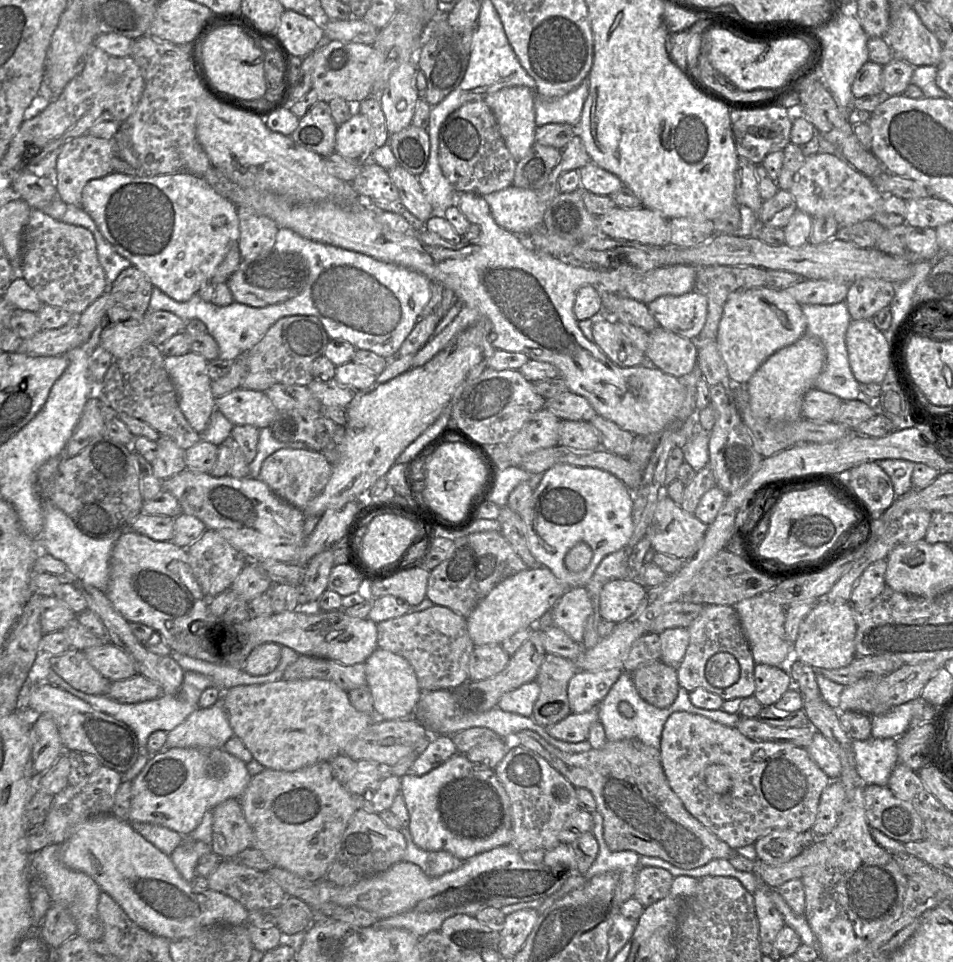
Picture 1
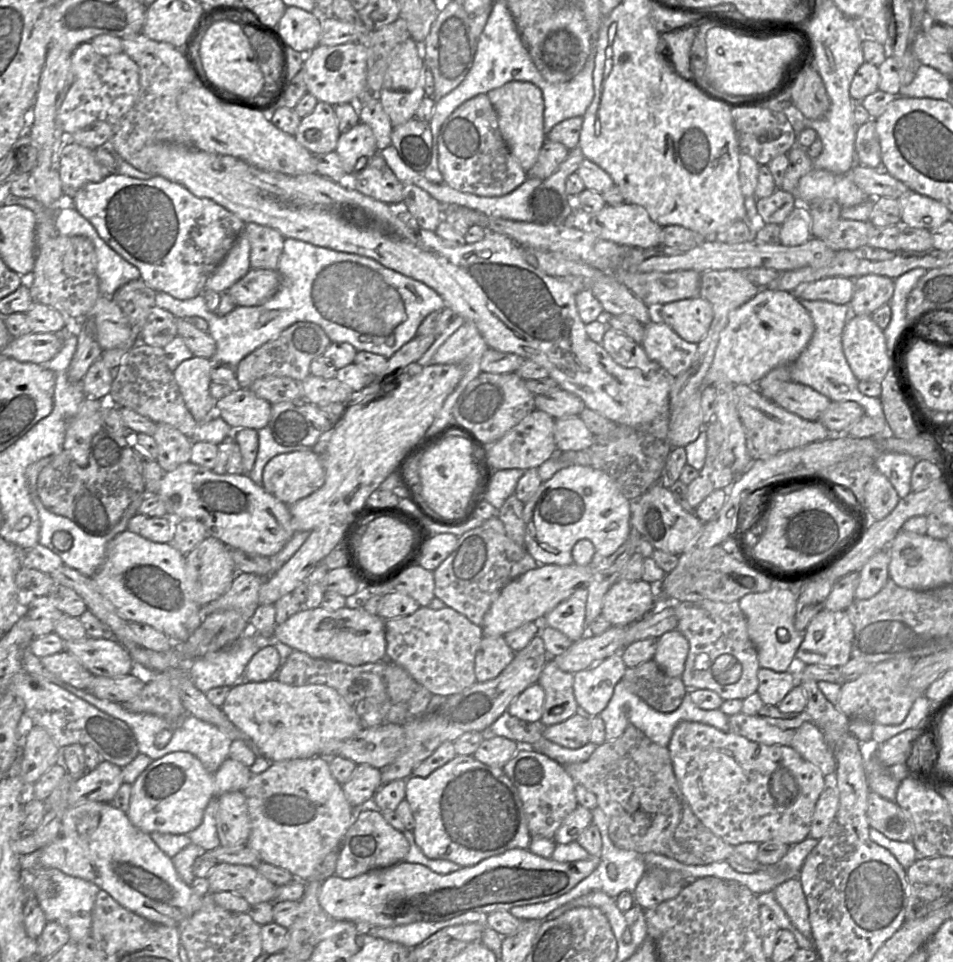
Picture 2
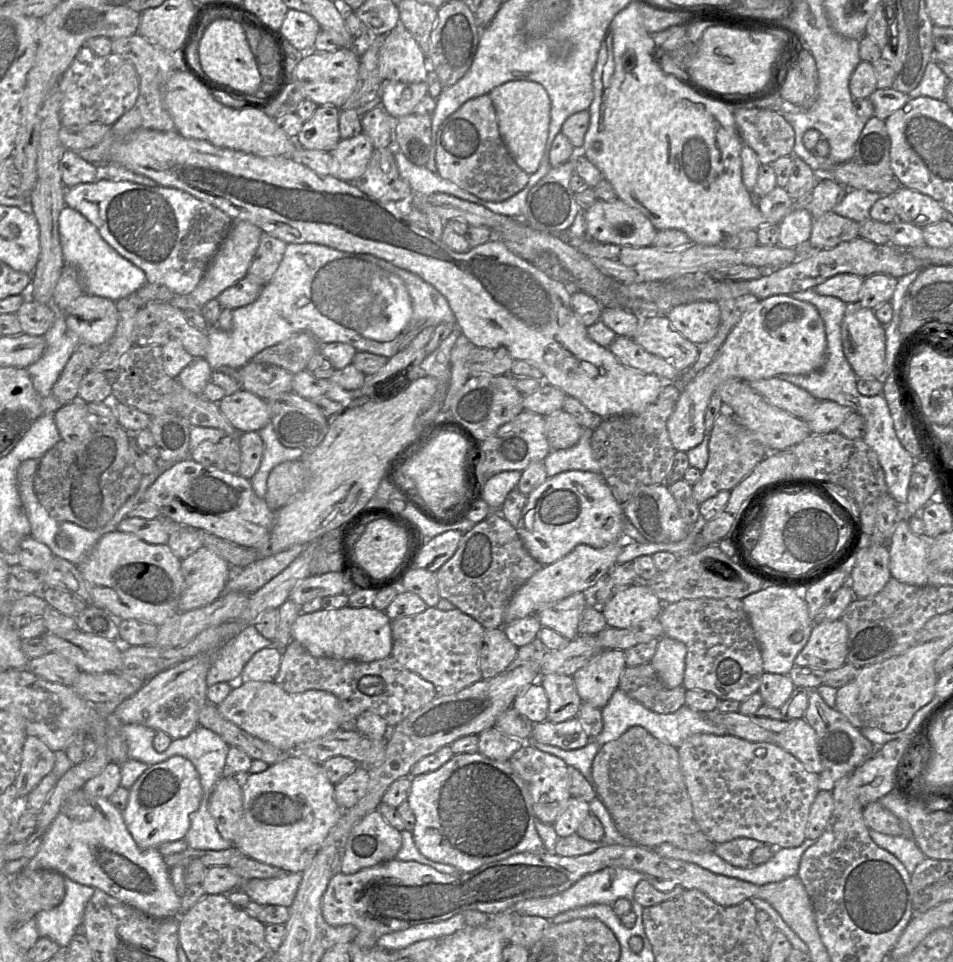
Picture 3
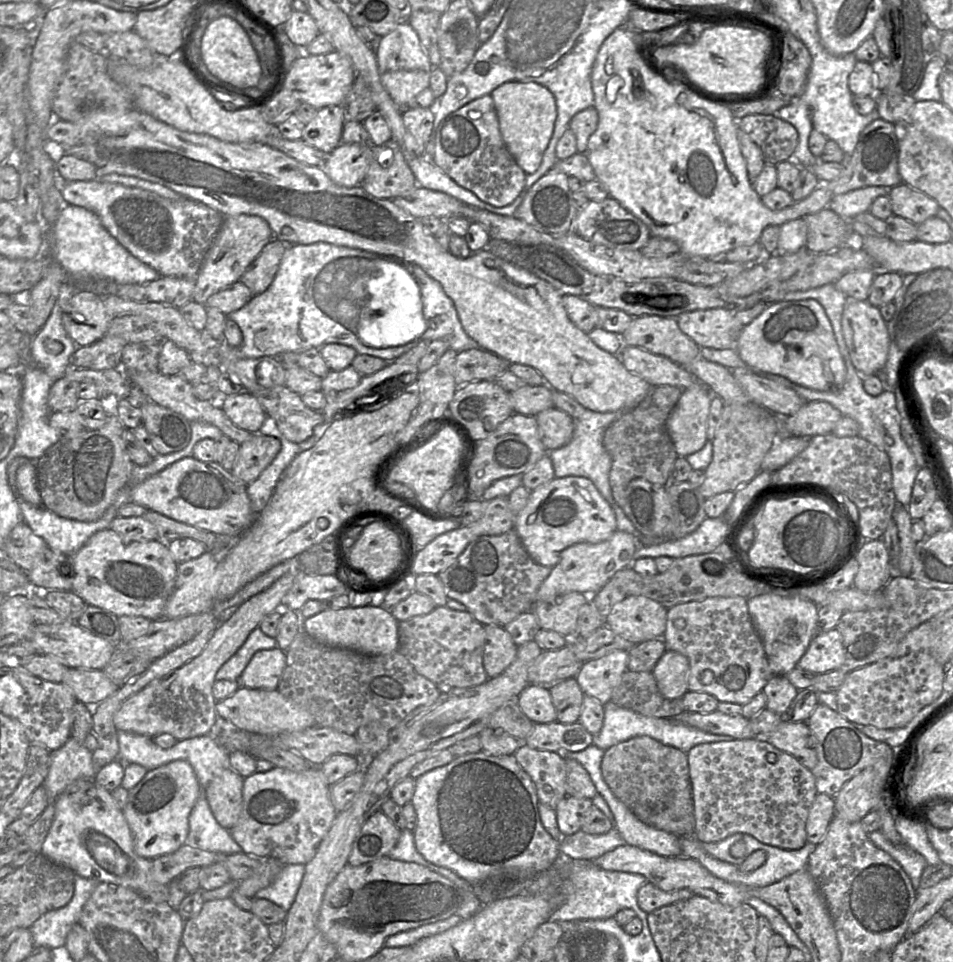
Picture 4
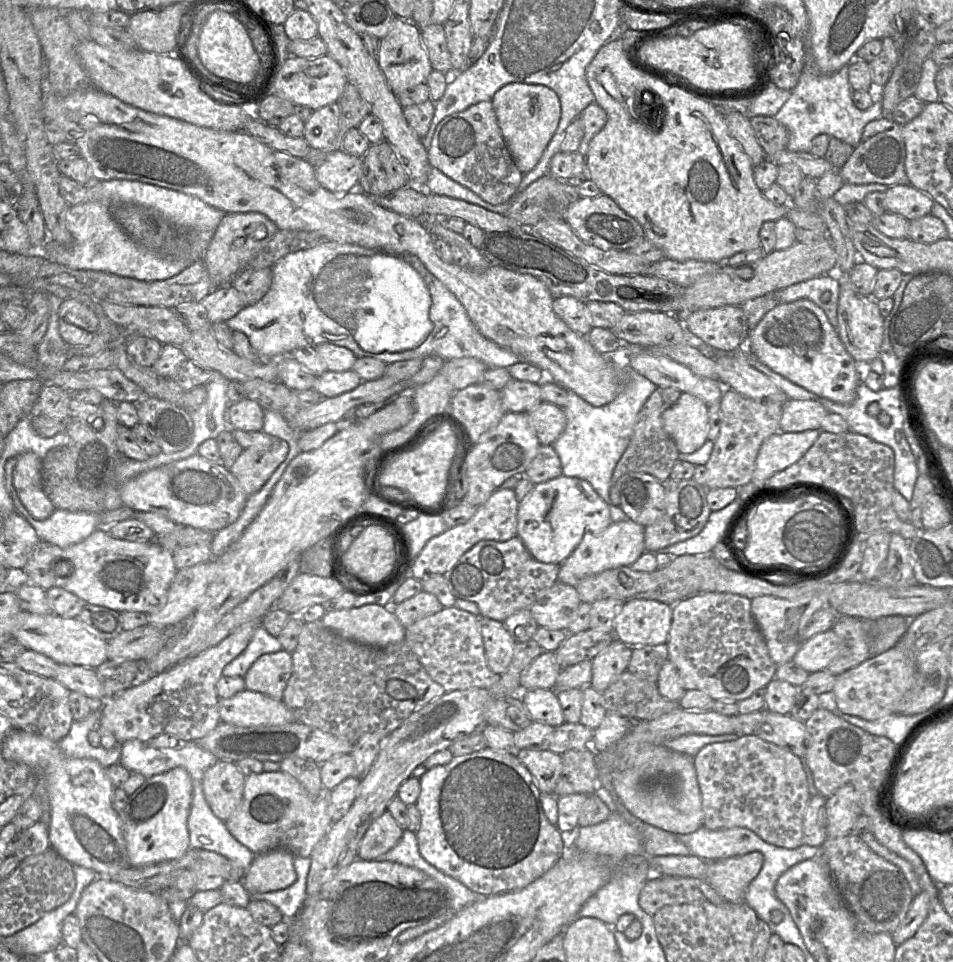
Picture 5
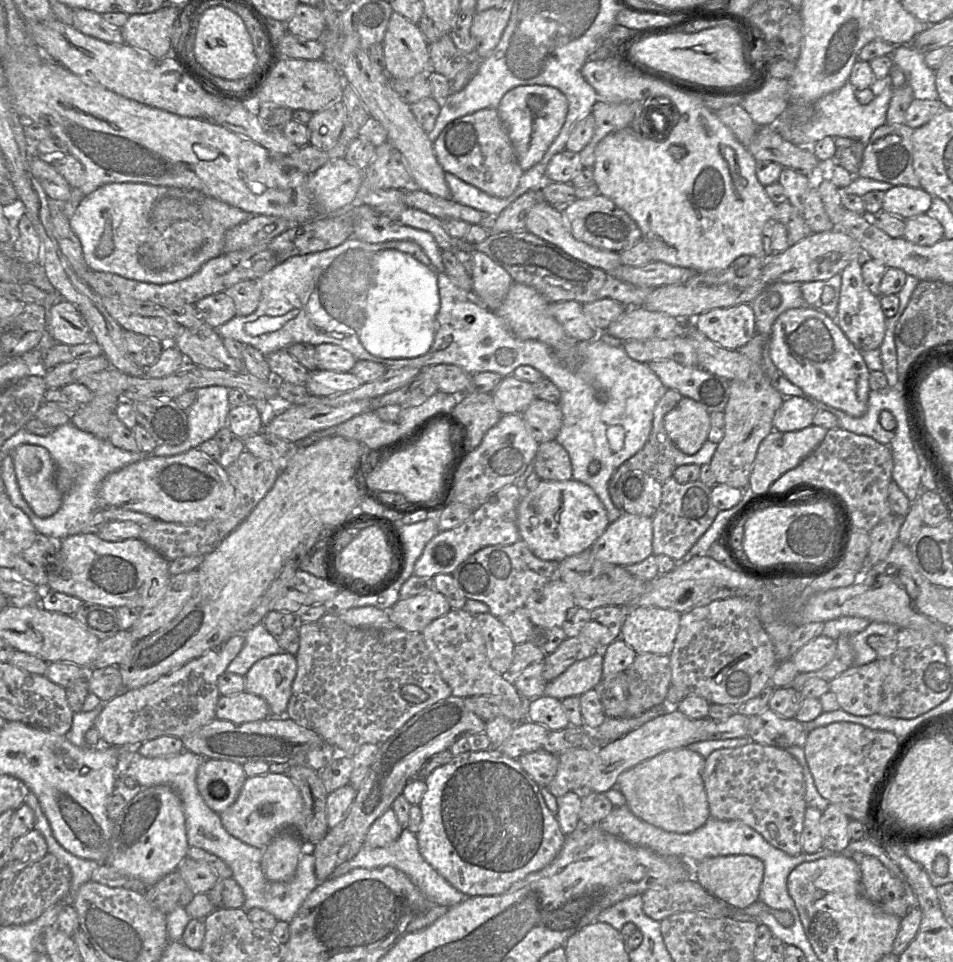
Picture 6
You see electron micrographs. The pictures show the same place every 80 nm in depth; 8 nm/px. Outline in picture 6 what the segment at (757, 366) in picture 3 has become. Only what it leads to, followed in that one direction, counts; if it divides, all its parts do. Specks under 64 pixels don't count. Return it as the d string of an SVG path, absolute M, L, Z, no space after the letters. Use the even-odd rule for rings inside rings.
M807 306L789 309L780 314L772 326L768 349L771 360L781 374L810 397L855 418L866 413L870 392L868 382L870 371L860 351L846 338L836 321L822 311ZM683 397L664 417L666 432L684 454L697 453L708 440L710 413L695 400Z

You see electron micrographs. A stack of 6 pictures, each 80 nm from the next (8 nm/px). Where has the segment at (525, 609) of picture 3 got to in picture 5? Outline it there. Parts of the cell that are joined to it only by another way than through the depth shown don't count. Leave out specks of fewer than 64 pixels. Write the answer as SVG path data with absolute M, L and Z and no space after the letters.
M626 519L611 523L600 535L586 533L571 555L559 566L557 581L575 588L577 582L590 575L622 566L631 566L645 551L645 527Z

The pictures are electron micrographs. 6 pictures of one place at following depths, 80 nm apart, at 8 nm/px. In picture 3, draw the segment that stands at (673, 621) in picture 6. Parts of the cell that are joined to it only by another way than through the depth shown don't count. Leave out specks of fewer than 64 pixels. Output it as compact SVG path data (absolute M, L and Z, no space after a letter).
M641 581L618 591L601 607L608 627L627 629L659 617L664 604Z

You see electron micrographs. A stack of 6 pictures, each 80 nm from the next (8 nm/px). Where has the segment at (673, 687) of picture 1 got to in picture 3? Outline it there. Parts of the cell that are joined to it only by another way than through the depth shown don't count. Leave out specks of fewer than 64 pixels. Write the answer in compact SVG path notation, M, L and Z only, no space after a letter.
M650 662L635 667L626 666L618 688L656 713L674 713L685 705L685 687L667 688Z

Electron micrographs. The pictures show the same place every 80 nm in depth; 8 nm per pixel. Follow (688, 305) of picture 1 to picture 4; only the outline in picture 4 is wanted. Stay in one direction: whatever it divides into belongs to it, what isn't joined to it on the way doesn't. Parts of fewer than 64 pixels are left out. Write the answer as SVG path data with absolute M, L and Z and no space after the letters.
M724 308L694 310L678 315L676 322L680 330L700 348L717 350L735 349L744 326L735 318L735 311Z

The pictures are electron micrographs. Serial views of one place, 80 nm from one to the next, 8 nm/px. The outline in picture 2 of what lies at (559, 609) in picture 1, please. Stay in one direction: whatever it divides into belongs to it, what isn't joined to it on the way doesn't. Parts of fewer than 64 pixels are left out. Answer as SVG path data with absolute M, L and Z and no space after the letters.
M577 589L570 597L559 603L541 621L565 634L572 642L587 634L586 603L588 591Z

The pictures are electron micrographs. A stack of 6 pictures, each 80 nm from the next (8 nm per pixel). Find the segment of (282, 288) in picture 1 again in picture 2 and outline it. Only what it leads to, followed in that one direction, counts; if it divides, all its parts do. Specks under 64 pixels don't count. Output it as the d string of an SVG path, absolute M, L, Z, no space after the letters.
M250 270L226 293L236 306L257 306L271 298L280 287L280 275L277 270Z

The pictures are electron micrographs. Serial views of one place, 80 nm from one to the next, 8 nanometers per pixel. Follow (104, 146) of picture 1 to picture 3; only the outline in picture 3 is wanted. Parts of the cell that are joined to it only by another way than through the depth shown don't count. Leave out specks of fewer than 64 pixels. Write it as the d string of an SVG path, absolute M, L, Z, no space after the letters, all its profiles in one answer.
M66 149L60 159L62 182L65 188L78 184L93 183L103 177L97 166L82 159L76 151Z

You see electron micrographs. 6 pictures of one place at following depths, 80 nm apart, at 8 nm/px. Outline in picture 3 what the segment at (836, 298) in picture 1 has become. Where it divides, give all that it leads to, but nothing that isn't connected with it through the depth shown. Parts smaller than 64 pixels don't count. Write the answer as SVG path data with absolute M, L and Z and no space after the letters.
M838 274L817 285L813 290L819 295L833 296L849 307L859 306L860 290L865 278L854 274Z

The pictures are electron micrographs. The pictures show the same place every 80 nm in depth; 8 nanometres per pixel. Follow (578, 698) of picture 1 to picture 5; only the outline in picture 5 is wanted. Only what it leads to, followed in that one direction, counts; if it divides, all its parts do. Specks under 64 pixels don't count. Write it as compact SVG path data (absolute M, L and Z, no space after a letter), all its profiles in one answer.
M615 639L592 659L592 679L589 684L603 693L611 683L627 670L632 655L632 647Z

